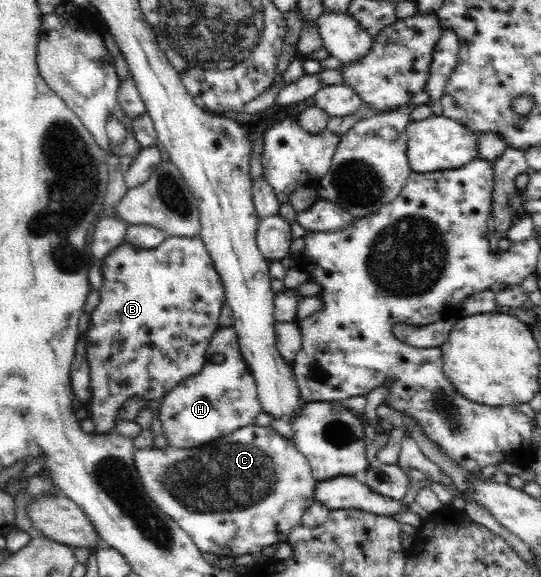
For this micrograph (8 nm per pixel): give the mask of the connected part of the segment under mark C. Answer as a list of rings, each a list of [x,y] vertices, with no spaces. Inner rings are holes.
[[[255,422],[238,428],[228,434],[222,436],[217,440],[211,440],[211,444],[199,445],[195,448],[185,448],[185,450],[173,450],[172,448],[166,449],[153,449],[147,447],[145,449],[135,449],[133,459],[135,459],[135,466],[141,479],[141,484],[147,494],[151,496],[151,499],[155,502],[155,505],[163,512],[172,518],[190,537],[193,544],[203,553],[220,555],[222,557],[231,556],[231,558],[239,558],[239,556],[245,556],[245,554],[253,554],[254,552],[260,552],[263,548],[275,544],[275,542],[287,542],[291,530],[300,524],[300,518],[302,514],[307,511],[308,506],[313,503],[313,489],[316,478],[311,474],[309,463],[307,459],[299,452],[290,439],[279,435],[270,425],[259,426]]]

